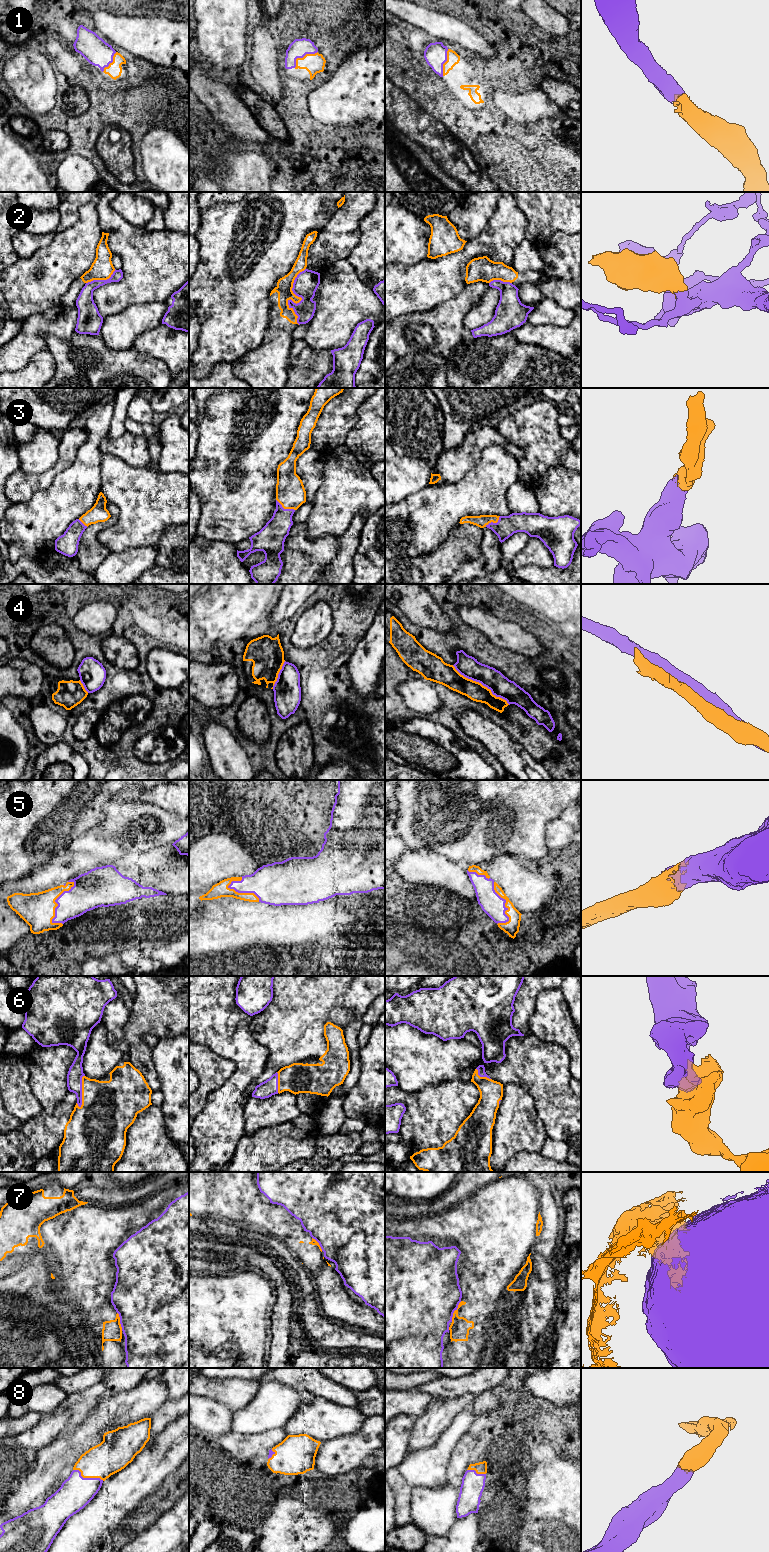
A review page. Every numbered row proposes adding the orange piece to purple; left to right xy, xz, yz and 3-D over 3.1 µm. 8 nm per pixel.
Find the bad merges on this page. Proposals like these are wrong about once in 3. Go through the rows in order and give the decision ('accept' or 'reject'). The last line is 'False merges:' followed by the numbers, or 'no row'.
1: accept
2: reject
3: accept
4: reject
5: accept
6: accept
7: reject
8: accept
False merges: 2, 4, 7

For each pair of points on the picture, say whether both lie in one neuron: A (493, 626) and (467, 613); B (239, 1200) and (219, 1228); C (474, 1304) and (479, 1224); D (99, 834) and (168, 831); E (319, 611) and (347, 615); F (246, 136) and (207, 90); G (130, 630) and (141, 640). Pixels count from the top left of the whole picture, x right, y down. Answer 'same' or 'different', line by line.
A: same
B: different
C: same
D: same
E: different
F: same
G: same

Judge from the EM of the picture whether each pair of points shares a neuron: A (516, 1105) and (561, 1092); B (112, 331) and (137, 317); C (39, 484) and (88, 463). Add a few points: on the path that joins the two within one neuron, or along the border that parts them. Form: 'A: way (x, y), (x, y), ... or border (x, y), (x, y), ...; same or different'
A: border (518, 1083), (528, 1089), (536, 1112), (543, 1122); different
B: way (118, 331), (131, 323); same
C: border (45, 487), (37, 490), (26, 501); different

